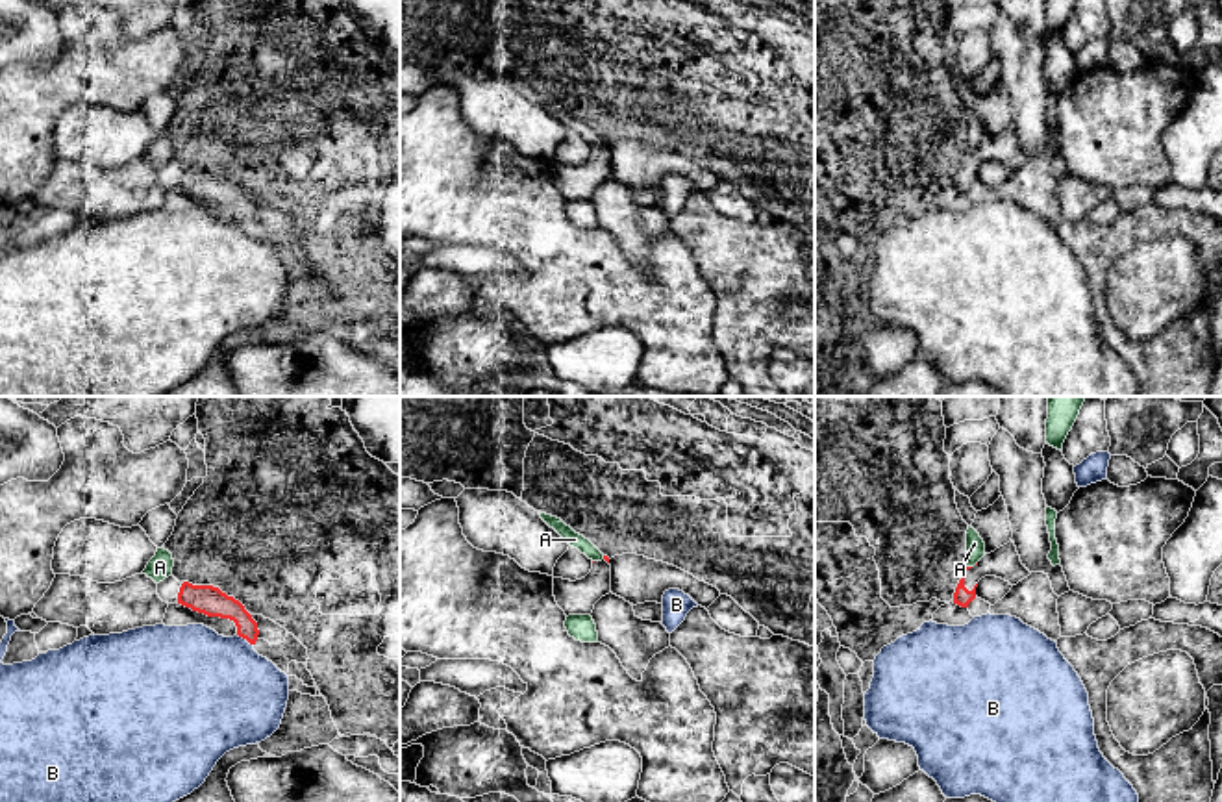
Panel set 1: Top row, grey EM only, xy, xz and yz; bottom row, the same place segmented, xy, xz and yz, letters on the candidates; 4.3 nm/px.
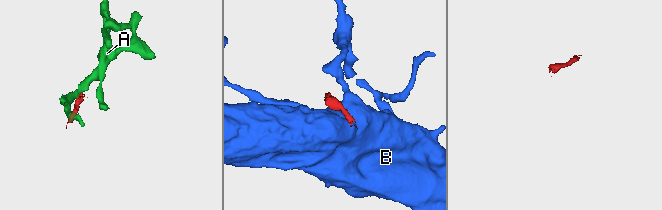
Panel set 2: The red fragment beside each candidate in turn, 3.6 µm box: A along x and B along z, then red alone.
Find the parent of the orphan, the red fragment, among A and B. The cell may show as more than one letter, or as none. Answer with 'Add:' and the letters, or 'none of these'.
Add: none of these

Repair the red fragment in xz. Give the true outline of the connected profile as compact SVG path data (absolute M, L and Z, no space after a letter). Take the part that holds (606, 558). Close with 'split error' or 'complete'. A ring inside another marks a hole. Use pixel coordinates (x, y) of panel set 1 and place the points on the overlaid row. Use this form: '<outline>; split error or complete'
M609 558L594 561L591 572L576 582L554 578L554 596L565 615L591 615L594 604L611 593Z; split error

